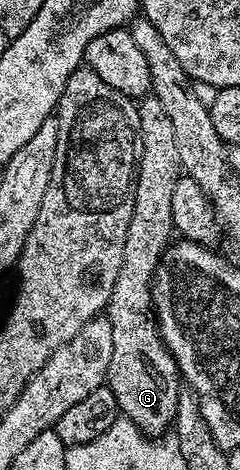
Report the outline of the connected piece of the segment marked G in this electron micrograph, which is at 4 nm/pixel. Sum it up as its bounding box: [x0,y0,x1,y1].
[104,94,183,438]

